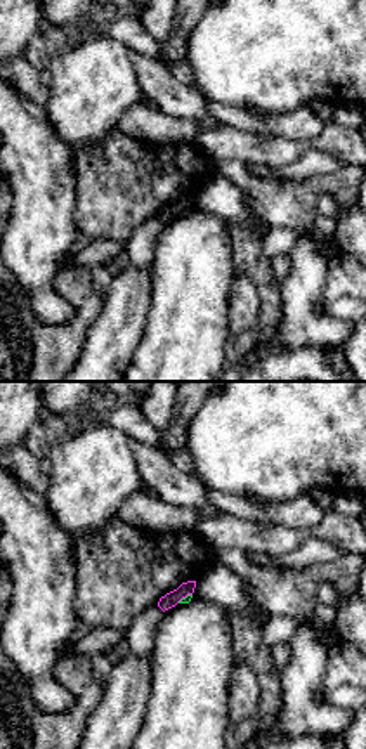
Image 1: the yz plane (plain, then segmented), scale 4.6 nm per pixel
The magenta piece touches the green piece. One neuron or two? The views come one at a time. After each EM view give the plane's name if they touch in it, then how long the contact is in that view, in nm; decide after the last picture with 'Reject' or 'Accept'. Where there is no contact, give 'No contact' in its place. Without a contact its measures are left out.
Touches magenta in yz. Shared border 80 nm

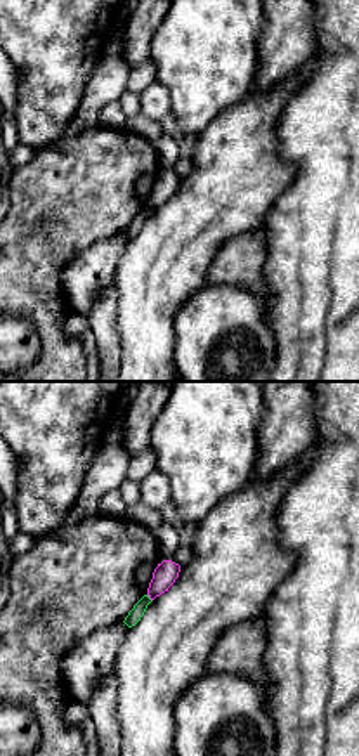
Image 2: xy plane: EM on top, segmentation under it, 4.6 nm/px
Touches magenta in xy. Shared border 40 nm

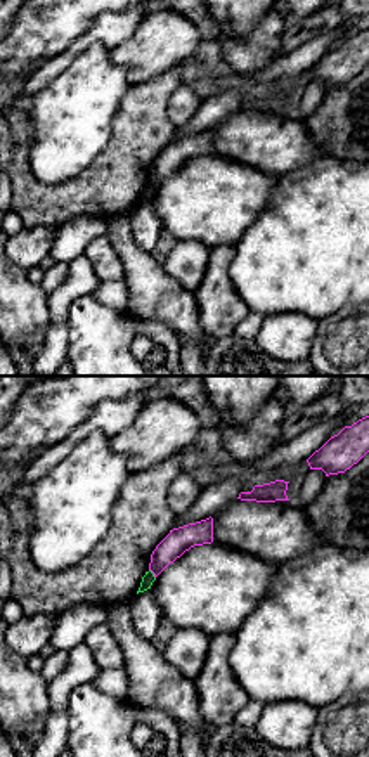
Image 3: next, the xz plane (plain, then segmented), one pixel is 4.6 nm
Touches magenta in xz. Shared border 50 nm

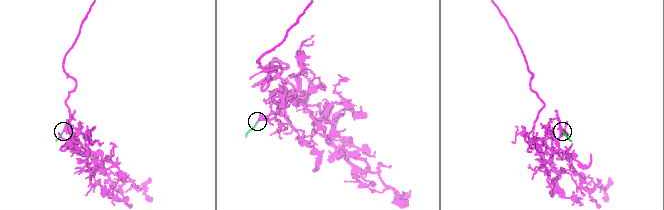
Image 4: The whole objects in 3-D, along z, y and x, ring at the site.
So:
Reject

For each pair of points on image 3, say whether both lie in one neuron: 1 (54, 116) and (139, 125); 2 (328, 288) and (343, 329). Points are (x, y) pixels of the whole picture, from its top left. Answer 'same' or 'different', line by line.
1: different
2: different

